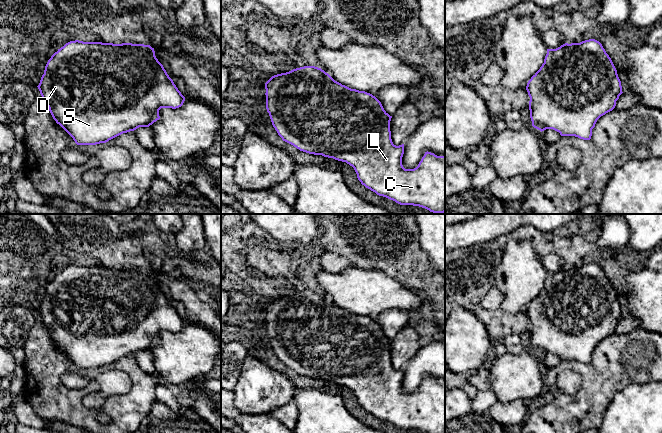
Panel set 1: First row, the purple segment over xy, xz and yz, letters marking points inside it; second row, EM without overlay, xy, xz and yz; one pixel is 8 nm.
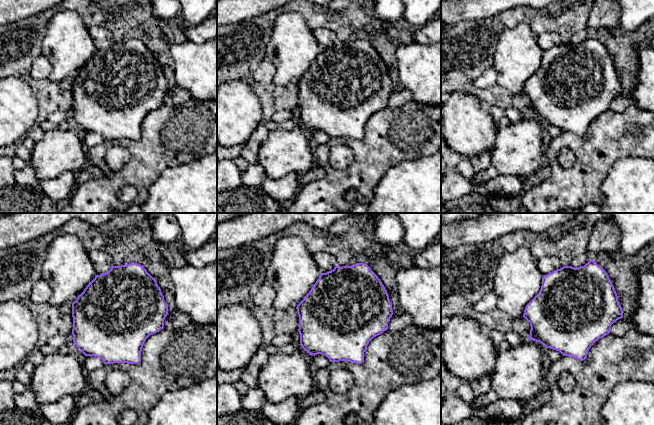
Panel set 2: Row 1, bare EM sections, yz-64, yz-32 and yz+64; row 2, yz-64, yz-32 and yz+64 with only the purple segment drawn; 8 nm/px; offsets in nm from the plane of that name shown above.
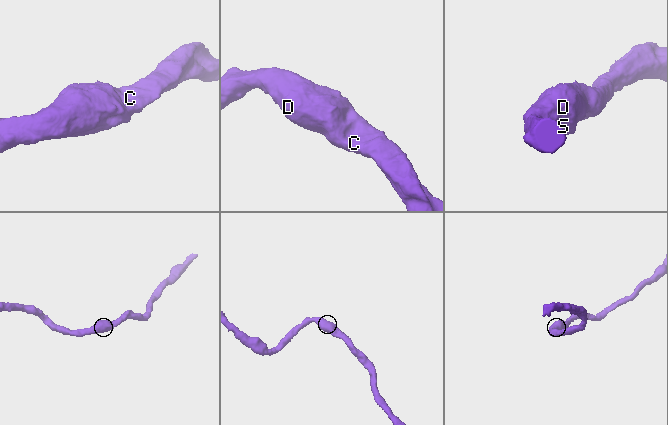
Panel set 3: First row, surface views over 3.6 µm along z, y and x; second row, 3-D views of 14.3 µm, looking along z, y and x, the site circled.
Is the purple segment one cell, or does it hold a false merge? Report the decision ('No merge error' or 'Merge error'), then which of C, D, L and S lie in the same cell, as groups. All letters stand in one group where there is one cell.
No merge error. Groups: C D L S

